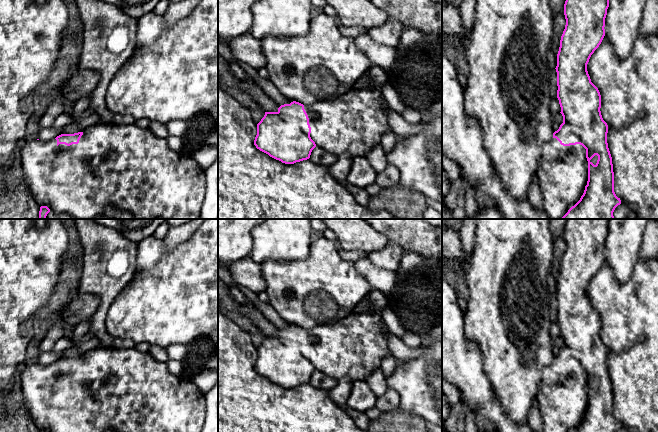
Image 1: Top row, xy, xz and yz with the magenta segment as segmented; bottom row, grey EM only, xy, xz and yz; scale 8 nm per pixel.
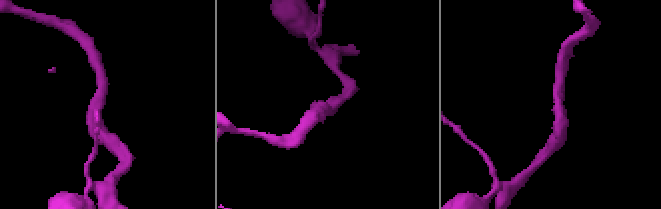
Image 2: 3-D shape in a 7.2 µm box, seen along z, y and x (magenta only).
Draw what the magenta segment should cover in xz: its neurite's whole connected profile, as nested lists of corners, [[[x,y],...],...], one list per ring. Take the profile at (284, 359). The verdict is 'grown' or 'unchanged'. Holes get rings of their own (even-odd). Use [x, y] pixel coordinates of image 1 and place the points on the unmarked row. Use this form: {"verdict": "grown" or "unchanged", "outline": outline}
{"verdict": "unchanged", "outline": [[[293,325],[281,329],[277,336],[265,336],[257,348],[254,369],[282,387],[294,388],[309,383],[316,371],[310,357],[304,329]]]}

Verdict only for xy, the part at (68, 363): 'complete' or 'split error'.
complete

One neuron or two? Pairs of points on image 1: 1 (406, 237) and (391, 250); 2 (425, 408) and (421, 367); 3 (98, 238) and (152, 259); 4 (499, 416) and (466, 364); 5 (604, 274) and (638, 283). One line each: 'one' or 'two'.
1: two
2: one
3: two
4: one
5: one

